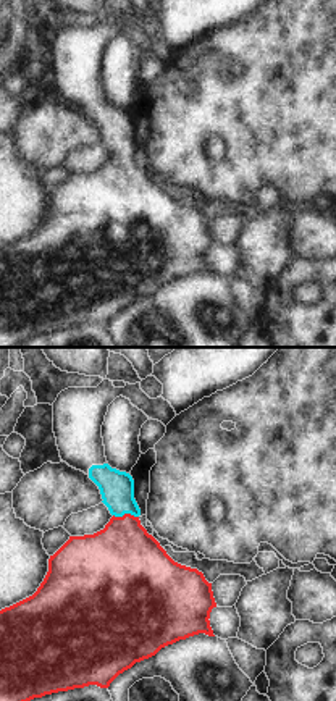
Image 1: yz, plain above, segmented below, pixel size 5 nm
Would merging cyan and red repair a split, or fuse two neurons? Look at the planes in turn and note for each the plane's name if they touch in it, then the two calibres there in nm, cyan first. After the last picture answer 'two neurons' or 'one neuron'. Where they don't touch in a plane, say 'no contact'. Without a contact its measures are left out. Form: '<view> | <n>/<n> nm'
yz | 170/380 nm

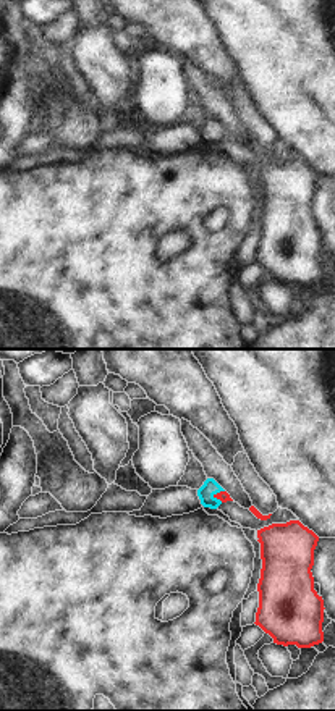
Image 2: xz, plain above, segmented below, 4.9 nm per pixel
xz | 80/60 nm

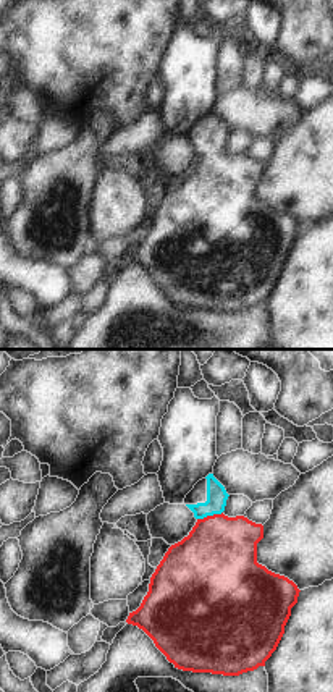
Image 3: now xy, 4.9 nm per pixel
xy | 100/400 nm

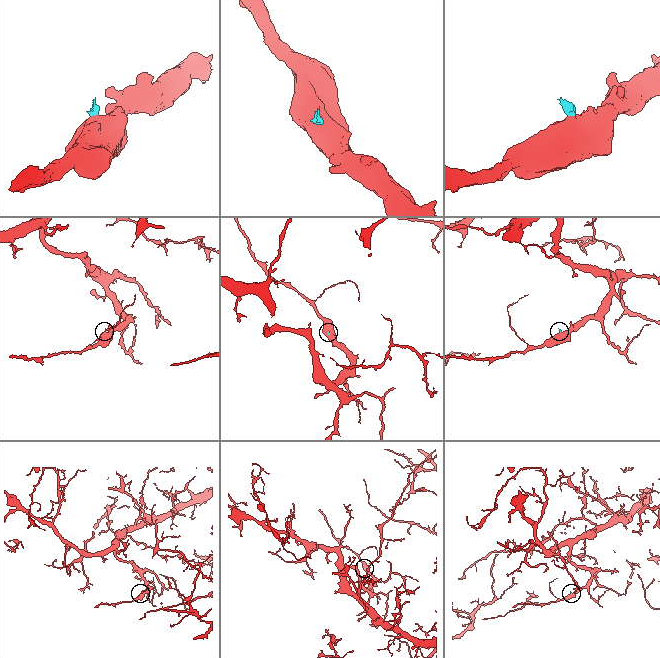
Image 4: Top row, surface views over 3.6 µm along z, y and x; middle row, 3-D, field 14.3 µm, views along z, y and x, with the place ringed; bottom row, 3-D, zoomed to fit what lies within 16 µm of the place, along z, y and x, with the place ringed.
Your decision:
one neuron

